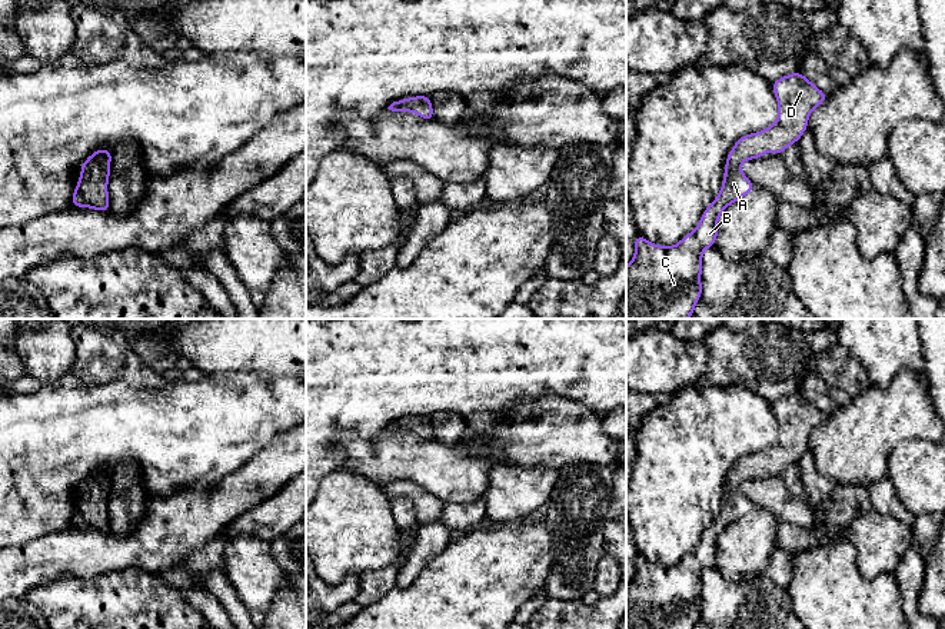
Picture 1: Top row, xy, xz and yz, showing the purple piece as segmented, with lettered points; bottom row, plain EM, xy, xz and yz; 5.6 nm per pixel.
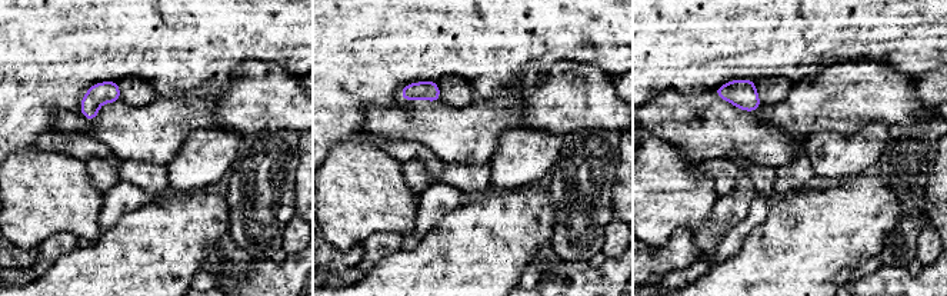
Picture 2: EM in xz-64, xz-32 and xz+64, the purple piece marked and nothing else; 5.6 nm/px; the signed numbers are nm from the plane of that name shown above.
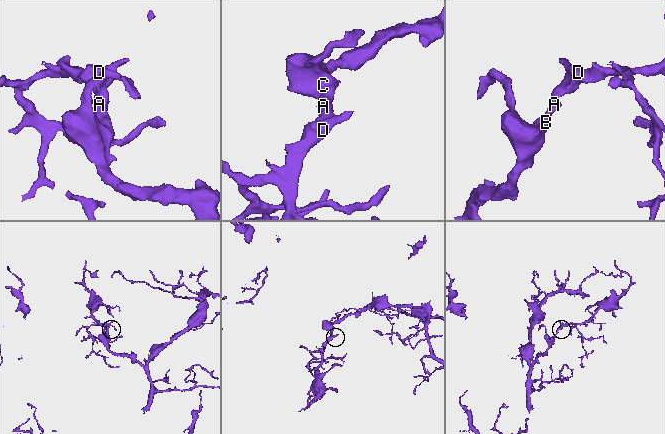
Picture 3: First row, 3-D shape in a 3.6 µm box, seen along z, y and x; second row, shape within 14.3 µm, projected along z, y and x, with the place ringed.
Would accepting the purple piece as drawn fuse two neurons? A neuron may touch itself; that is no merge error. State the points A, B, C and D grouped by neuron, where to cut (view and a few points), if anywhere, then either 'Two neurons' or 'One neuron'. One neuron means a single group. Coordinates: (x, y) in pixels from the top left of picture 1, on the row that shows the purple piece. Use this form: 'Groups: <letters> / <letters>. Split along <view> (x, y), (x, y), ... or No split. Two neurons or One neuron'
Groups: A B C D. No split. One neuron

